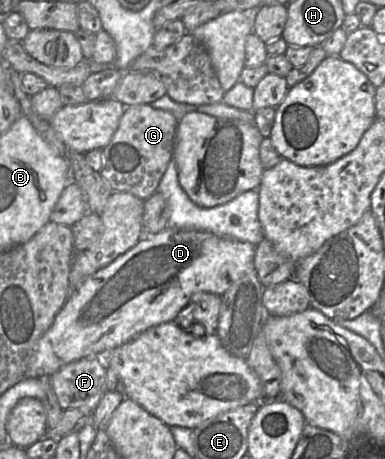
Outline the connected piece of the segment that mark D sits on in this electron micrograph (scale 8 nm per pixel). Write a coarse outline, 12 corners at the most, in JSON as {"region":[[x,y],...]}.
{"region":[[144,236],[69,296],[25,378],[102,357],[222,296],[256,246]]}

